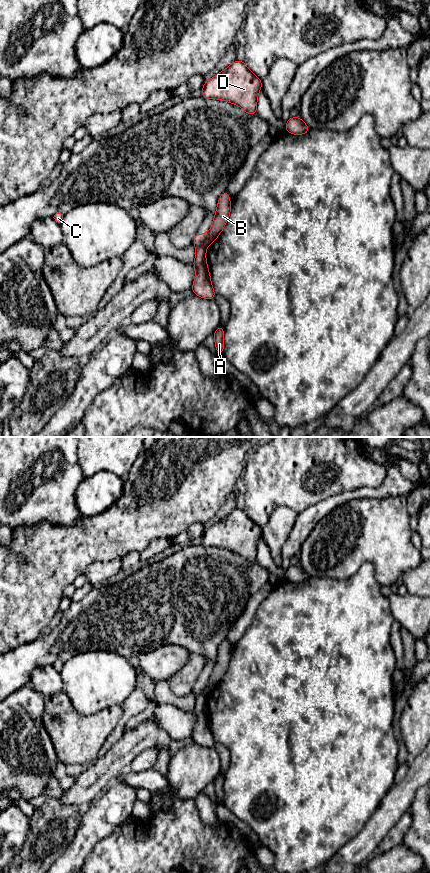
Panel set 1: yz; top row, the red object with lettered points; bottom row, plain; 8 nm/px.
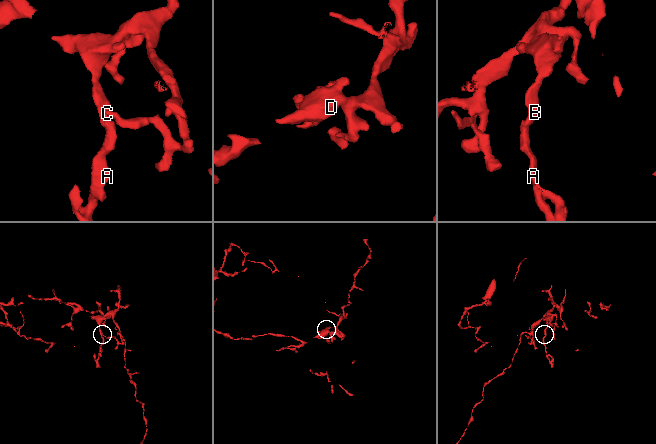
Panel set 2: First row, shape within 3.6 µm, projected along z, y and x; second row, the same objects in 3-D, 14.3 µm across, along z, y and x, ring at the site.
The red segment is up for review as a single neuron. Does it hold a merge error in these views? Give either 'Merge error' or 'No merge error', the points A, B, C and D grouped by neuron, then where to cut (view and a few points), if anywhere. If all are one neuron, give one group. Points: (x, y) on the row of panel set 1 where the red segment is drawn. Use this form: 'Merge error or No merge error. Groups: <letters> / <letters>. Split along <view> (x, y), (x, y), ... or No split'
Merge error. Groups: A / B C D. Split along yz (207, 235), (206, 245)

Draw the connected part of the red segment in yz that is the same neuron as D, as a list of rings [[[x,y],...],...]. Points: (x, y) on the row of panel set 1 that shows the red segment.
[[[235,60],[229,67],[207,80],[201,90],[204,98],[227,101],[253,116],[257,113],[257,99],[261,89],[262,80],[247,68],[244,61]]]

